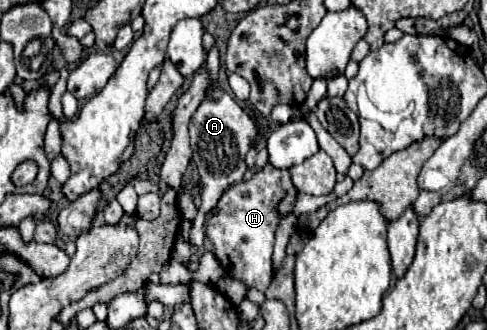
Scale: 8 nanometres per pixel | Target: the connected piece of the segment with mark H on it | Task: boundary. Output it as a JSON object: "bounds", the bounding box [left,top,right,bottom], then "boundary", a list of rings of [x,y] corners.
{"bounds":[207,164,297,292],"boundary":[[[267,164],[261,172],[253,174],[249,180],[243,180],[235,186],[231,186],[221,200],[217,202],[217,216],[213,216],[207,222],[207,238],[211,240],[213,248],[215,248],[215,256],[219,258],[221,266],[235,278],[243,280],[247,286],[257,288],[261,292],[265,292],[273,280],[273,262],[271,262],[271,254],[273,254],[273,240],[275,240],[275,230],[279,226],[279,220],[283,216],[287,216],[293,208],[297,190],[291,182],[291,176],[287,170],[277,170],[271,164]]]}

